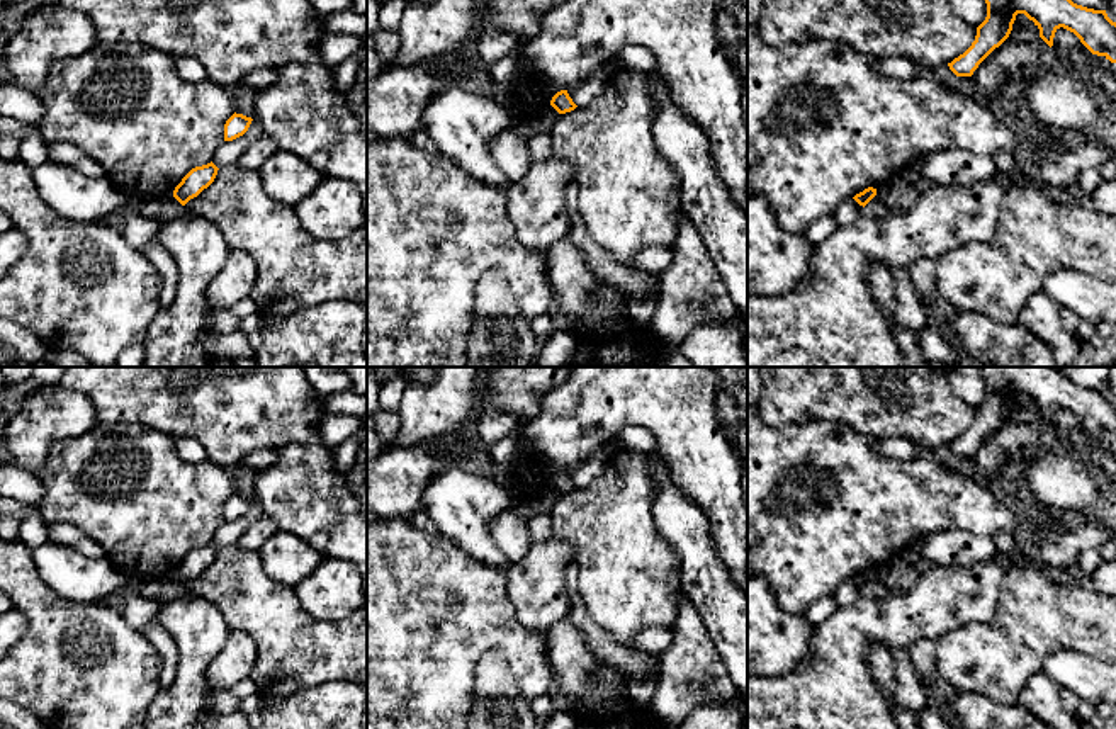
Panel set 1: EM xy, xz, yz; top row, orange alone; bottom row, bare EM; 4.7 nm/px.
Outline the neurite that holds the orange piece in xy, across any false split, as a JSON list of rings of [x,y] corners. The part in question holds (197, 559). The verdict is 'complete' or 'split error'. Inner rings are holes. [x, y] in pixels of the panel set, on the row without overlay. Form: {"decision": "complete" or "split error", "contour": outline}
{"decision": "complete", "contour": [[[212,542],[192,549],[175,568],[173,578],[182,586],[185,586],[190,579],[197,578],[204,569],[207,569],[214,562],[217,551],[219,549]]]}

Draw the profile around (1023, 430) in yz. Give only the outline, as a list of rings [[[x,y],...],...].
[[[1017,394],[1009,418],[995,428],[970,457],[973,479],[999,481],[1009,461],[1019,461],[1028,450],[1036,450],[1051,440],[1051,428],[1040,418],[1038,406]]]

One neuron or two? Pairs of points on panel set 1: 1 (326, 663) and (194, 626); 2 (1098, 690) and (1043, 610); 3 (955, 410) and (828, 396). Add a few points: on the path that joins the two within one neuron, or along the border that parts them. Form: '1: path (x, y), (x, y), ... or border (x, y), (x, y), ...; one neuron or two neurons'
1: border (204, 599), (219, 610), (231, 629); two neurons
2: border (1098, 660), (1055, 649), (1040, 670); two neurons
3: path (923, 408), (909, 396), (860, 396); one neuron

